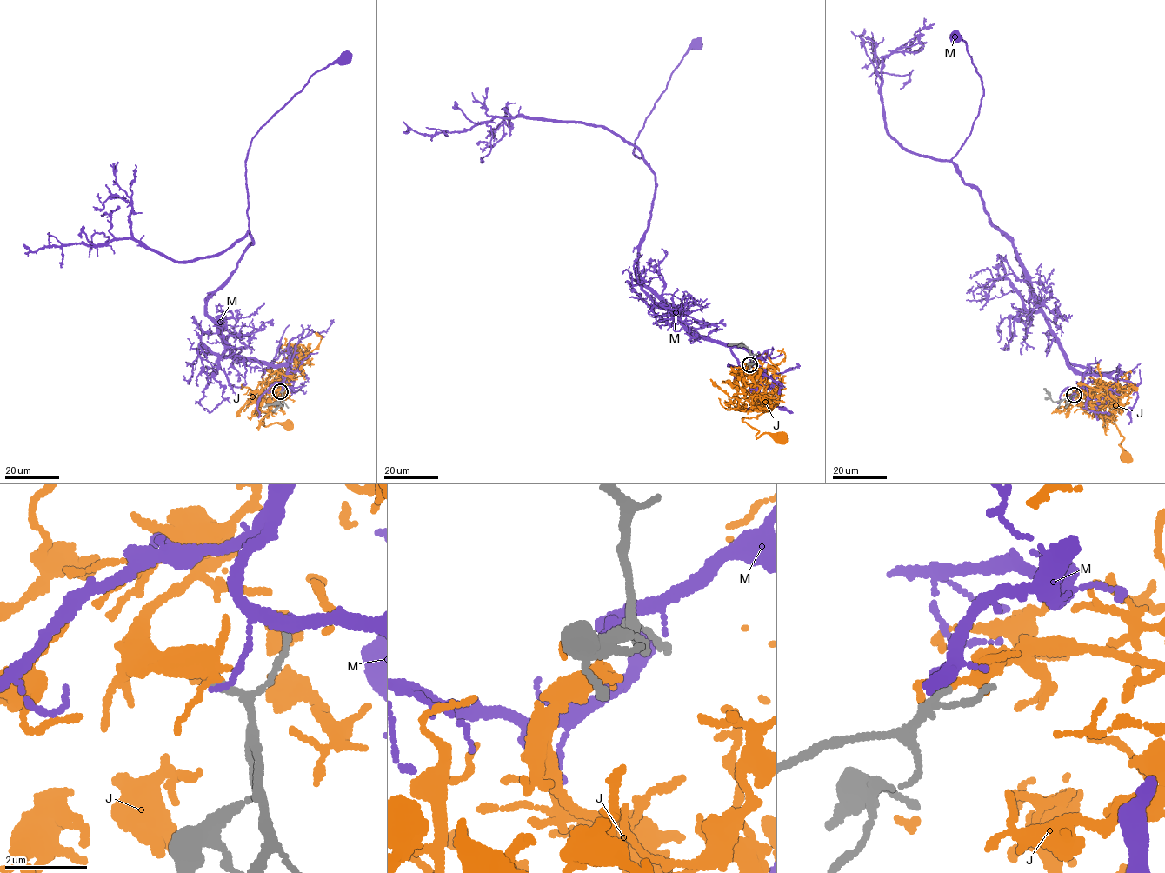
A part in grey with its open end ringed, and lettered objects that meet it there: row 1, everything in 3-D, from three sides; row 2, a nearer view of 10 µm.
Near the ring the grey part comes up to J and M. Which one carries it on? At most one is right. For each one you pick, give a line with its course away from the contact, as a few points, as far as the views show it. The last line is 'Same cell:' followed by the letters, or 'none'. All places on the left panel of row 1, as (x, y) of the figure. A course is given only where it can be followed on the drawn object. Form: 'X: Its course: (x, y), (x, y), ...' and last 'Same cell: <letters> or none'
J: Its course: (280, 391), (275, 388), (285, 387), (290, 369), (263, 393), (256, 412), (268, 415), (267, 426), (287, 426)
Same cell: J

